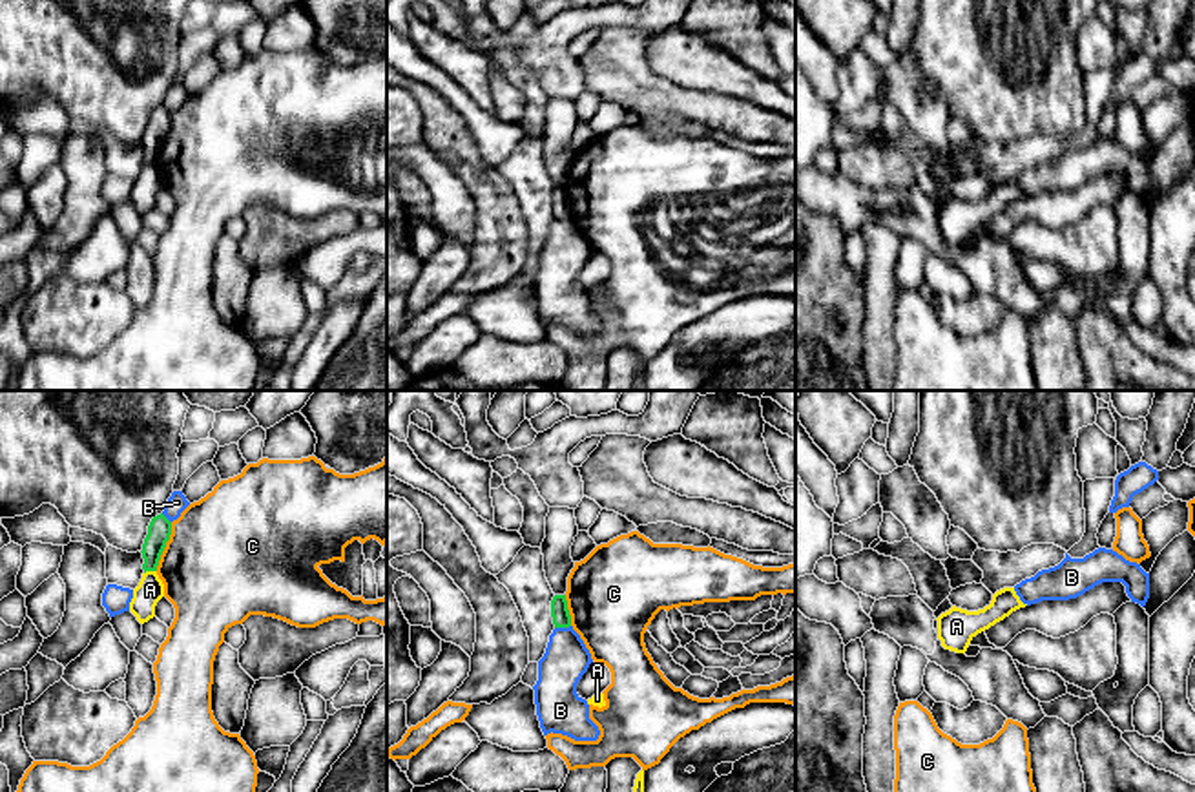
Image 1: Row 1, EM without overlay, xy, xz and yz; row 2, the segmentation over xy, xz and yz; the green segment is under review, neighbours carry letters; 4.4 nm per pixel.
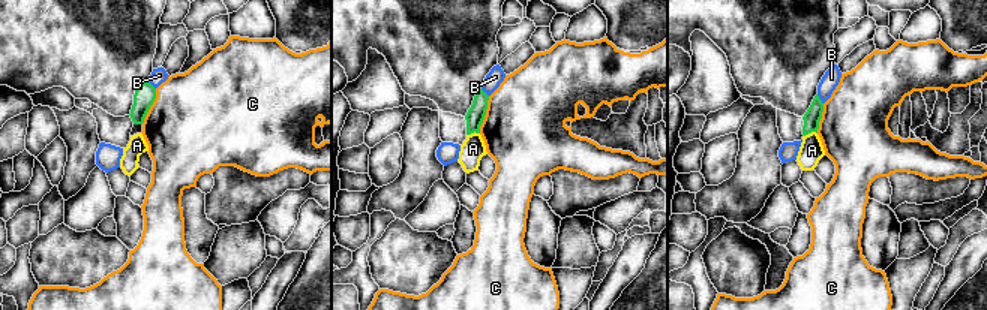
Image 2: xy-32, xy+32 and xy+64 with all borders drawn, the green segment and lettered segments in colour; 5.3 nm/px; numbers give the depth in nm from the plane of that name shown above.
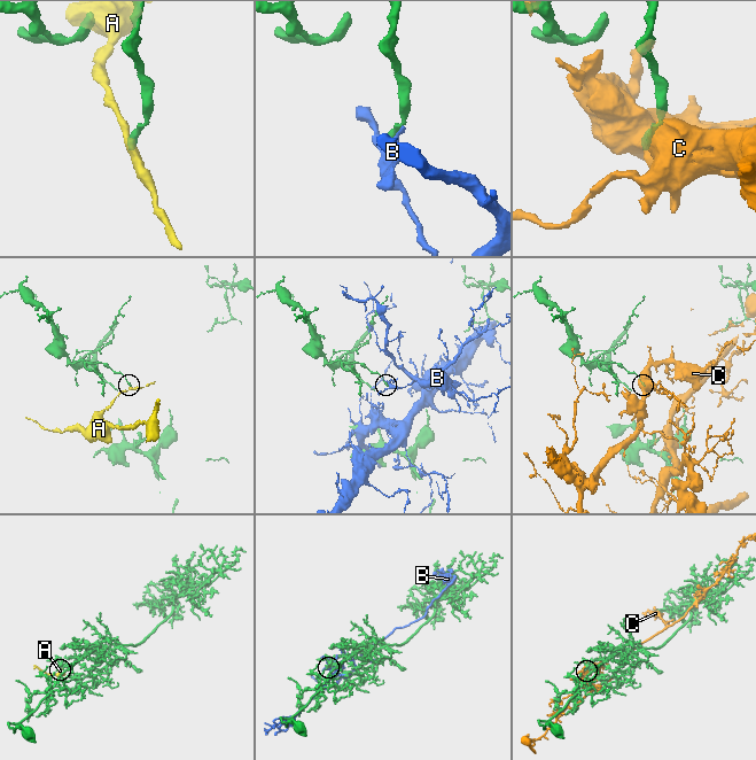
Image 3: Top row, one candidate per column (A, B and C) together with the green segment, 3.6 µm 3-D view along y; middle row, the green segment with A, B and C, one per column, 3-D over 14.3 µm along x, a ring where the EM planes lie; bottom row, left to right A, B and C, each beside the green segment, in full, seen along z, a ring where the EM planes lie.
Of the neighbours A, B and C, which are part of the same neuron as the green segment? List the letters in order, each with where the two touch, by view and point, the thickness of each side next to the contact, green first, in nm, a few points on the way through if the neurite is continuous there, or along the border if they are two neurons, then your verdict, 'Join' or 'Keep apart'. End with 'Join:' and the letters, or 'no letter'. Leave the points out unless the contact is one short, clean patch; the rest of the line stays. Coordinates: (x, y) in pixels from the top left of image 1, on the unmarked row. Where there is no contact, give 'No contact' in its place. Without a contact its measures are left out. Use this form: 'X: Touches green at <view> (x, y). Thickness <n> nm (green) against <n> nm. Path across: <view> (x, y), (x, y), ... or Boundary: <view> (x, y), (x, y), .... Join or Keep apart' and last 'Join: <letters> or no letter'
A: Touches green at xy (150, 161). Thickness 110 nm (green) against 120 nm. Path across: xy (159, 121), (152, 139), (150, 161), (150, 181). Join
B: Touches green at xz (562, 218). Thickness 80 nm (green) against 200 nm. Keep apart
C: Touches green at xy (165, 137). Thickness 110 nm (green) against 500 nm. Keep apart
Join: A

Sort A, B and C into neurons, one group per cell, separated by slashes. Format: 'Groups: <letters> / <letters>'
Groups: A / B / C

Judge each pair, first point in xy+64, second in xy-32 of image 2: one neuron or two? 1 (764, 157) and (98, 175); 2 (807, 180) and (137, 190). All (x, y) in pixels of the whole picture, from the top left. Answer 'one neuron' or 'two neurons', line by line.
1: two neurons
2: two neurons

